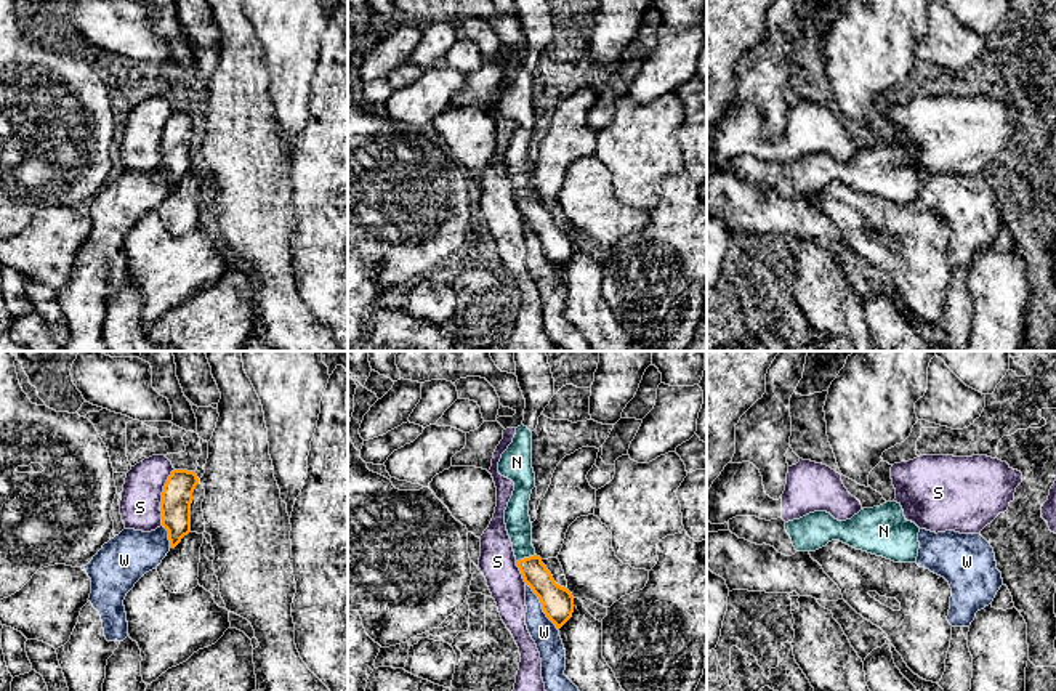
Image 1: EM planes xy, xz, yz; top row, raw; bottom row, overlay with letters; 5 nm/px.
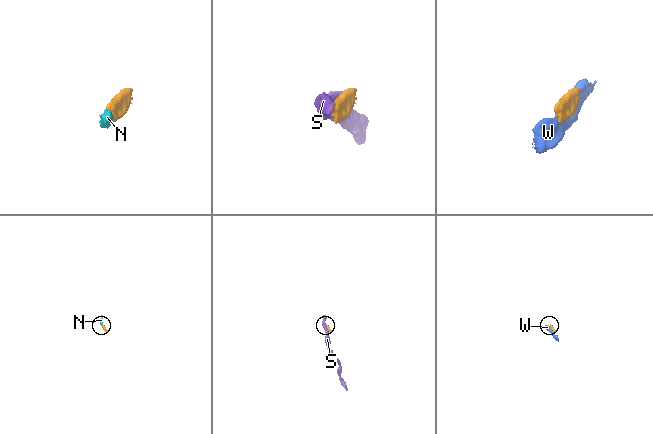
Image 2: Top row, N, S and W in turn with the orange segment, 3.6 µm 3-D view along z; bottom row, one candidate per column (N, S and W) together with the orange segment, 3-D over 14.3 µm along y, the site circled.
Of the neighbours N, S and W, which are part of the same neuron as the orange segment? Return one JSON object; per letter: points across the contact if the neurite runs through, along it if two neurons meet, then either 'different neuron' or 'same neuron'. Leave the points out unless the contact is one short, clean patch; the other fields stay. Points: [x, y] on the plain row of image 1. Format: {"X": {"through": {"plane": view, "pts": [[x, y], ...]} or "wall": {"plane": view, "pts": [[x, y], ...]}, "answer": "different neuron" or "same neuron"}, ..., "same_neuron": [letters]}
{"N": {"through": {"plane": "xz", "pts": [[553, 238], [524, 199], [518, 164]]}, "answer": "same neuron"}, "S": {"answer": "different neuron"}, "W": {"answer": "different neuron"}, "same_neuron": ["N"]}

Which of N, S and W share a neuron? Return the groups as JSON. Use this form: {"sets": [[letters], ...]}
{"sets": [["N"], ["S"], ["W"]]}

